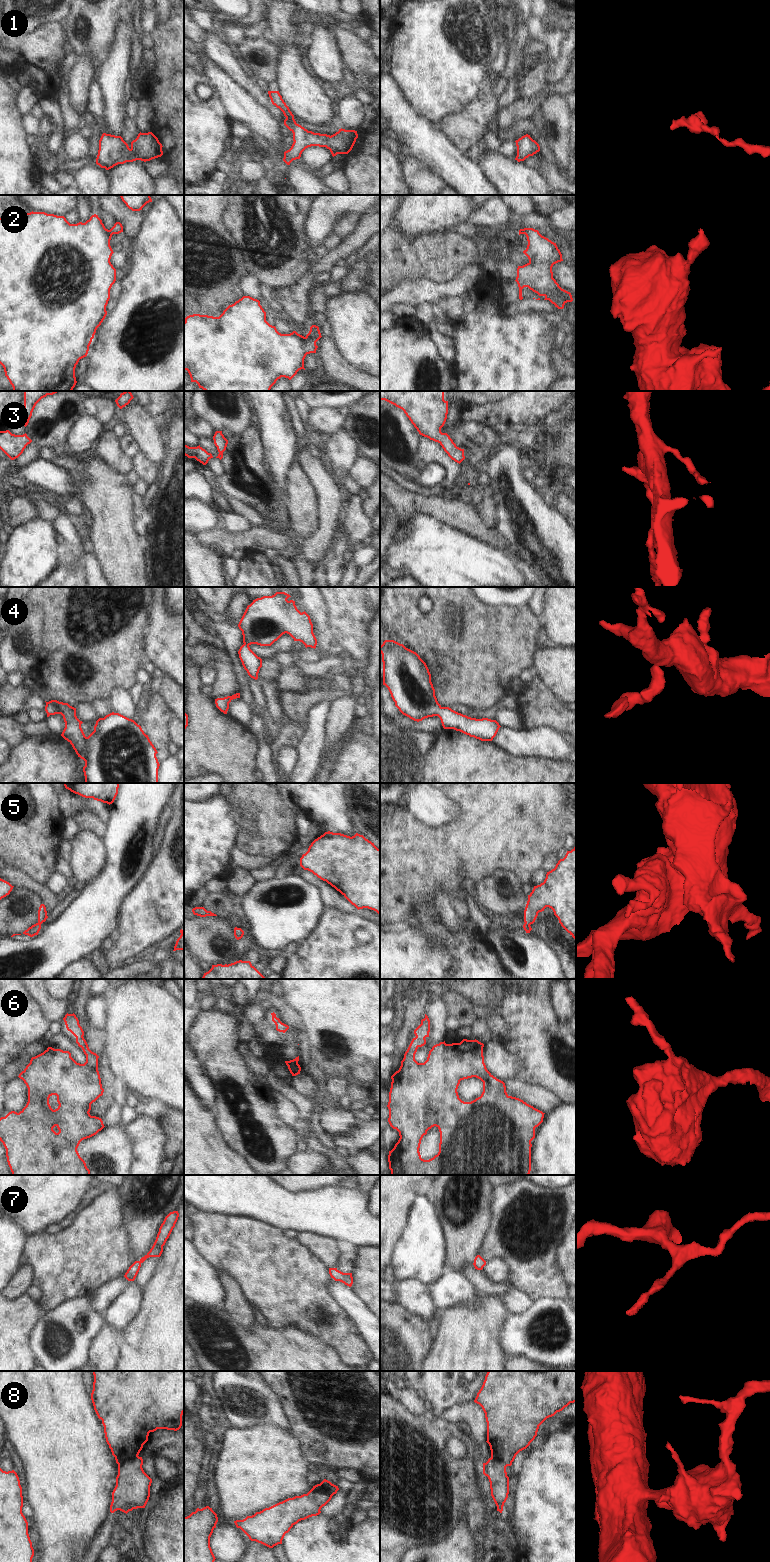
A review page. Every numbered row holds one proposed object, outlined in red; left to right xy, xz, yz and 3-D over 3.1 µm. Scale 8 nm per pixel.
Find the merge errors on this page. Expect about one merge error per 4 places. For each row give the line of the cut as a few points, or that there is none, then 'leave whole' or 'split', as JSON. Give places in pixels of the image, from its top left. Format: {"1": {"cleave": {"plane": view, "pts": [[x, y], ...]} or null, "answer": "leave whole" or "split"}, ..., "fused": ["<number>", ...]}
{"1": {"cleave": null, "answer": "leave whole"}, "2": {"cleave": null, "answer": "leave whole"}, "3": {"cleave": null, "answer": "leave whole"}, "4": {"cleave": null, "answer": "leave whole"}, "5": {"cleave": null, "answer": "leave whole"}, "6": {"cleave": null, "answer": "leave whole"}, "7": {"cleave": null, "answer": "leave whole"}, "8": {"cleave": {"plane": "xy", "pts": [[137, 1455], [122, 1461], [118, 1465]]}, "answer": "split"}, "fused": ["8"]}

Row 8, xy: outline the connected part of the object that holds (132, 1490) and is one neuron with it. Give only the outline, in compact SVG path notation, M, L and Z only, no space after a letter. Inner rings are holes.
M136 1456L118 1465L118 1475L116 1477L116 1486L112 1492L112 1502L110 1512L114 1513L120 1510L128 1513L133 1509L145 1508L150 1497L150 1486L152 1479L144 1472L142 1457Z

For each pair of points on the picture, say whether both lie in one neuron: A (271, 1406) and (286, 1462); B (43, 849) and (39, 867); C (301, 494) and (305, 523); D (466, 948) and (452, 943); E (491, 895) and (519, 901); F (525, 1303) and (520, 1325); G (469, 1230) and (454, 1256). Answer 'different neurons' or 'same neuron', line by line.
A: different neurons
B: same neuron
C: same neuron
D: same neuron
E: same neuron
F: different neurons
G: same neuron

